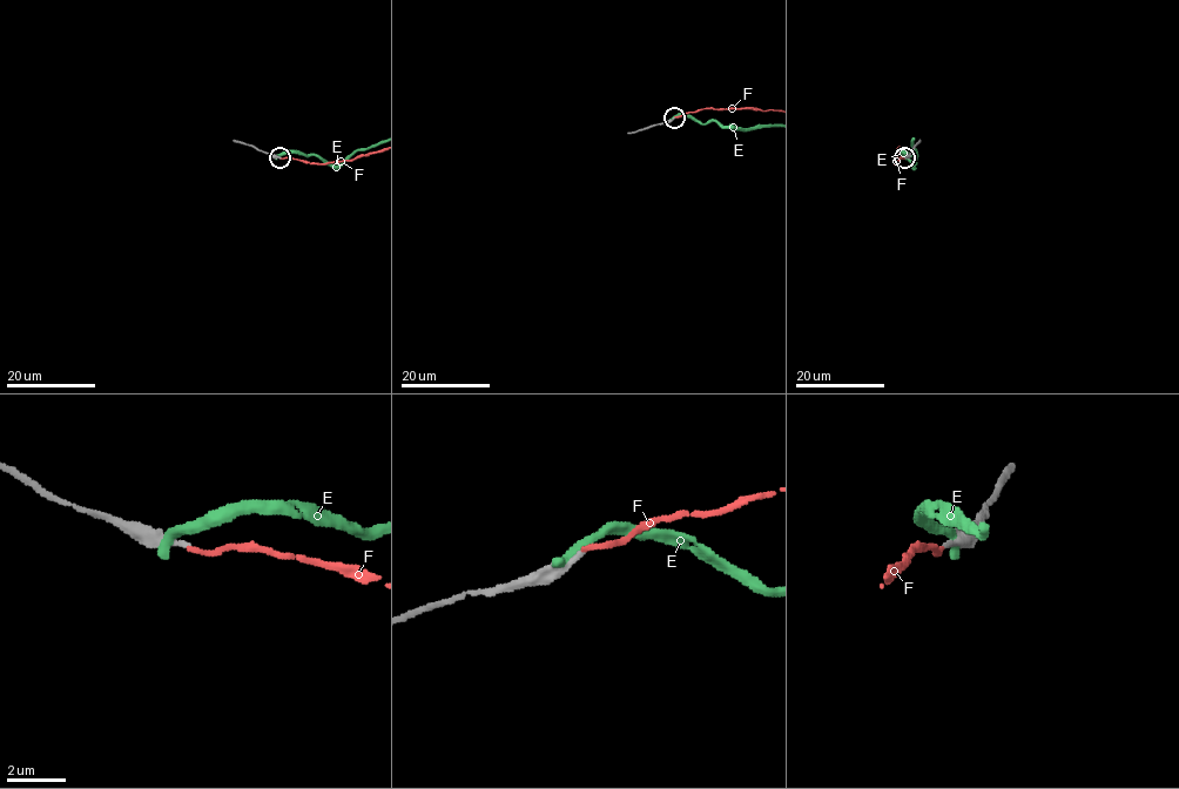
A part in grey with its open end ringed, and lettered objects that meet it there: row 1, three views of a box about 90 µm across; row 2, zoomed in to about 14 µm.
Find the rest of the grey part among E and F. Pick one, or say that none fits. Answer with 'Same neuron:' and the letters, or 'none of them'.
Same neuron: F

